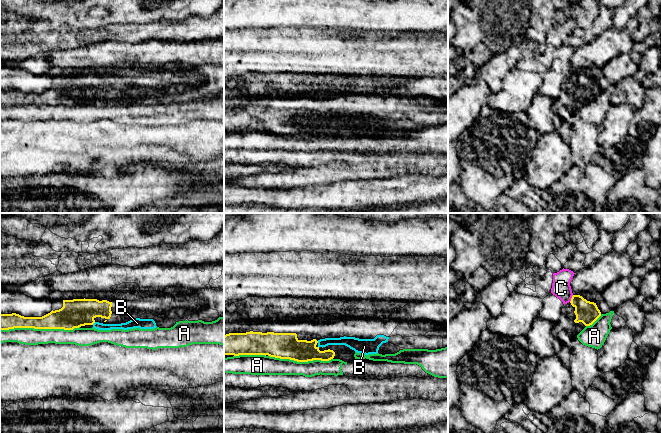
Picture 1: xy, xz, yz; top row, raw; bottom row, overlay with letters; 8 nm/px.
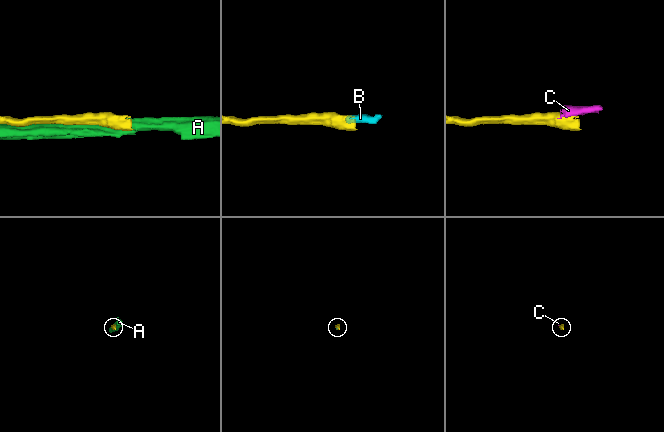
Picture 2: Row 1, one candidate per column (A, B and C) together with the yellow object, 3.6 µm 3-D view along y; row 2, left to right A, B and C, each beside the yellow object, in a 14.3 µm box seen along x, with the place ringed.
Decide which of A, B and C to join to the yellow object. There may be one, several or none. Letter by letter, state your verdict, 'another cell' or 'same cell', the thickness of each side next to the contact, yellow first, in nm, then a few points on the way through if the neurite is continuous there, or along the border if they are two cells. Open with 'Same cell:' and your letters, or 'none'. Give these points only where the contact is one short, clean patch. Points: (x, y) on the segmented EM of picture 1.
Same cell: B
A: another cell; calibres 190 and 140 nm
B: same cell; calibres 220 and 60 nm; way xy (75, 313), (82, 313), (93, 323), (100, 326)
C: another cell; calibres 180 and 150 nm; border yz (573, 295), (569, 301)

